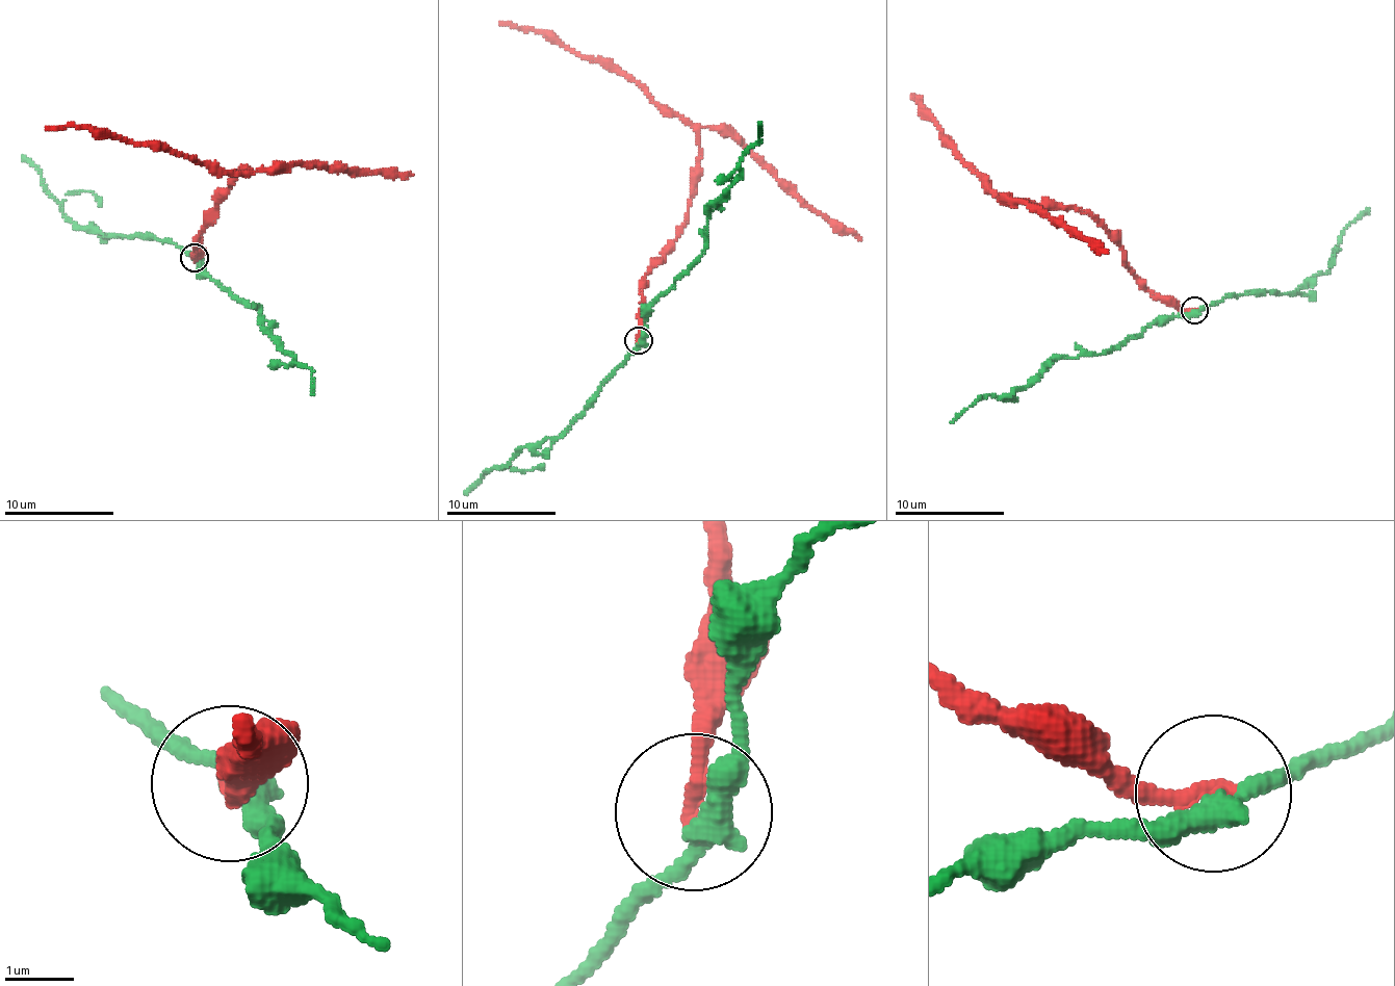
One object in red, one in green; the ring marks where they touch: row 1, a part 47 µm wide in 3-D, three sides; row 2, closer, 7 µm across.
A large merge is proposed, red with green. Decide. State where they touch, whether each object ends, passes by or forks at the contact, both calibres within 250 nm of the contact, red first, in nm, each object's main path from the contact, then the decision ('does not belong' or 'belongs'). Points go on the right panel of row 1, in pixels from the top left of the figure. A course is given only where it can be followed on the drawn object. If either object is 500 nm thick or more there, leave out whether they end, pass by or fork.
place (1194, 310); red ends; green passes by; calibres 260 and 320 nm; course red (1194, 310), (1179, 310), (1145, 288), (1126, 264), (1120, 241), (1086, 213), (1009, 202), (990, 189), (911, 97); course green (1194, 310), (1184, 316), (1162, 316), (1098, 354), (1053, 358), (1025, 386), (1008, 394), (978, 396), (950, 422); does not belong

